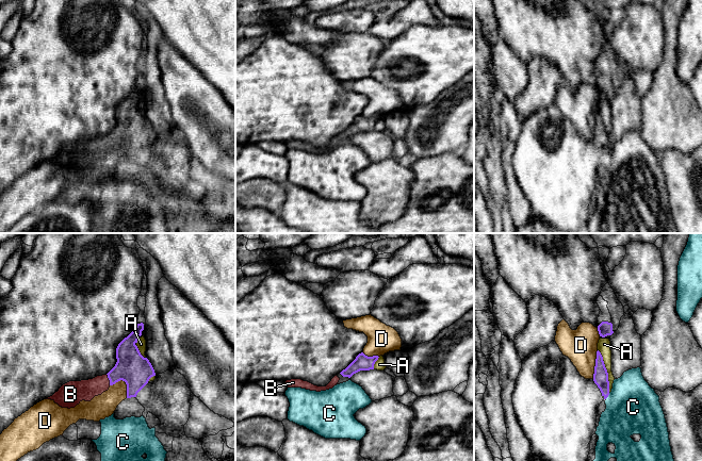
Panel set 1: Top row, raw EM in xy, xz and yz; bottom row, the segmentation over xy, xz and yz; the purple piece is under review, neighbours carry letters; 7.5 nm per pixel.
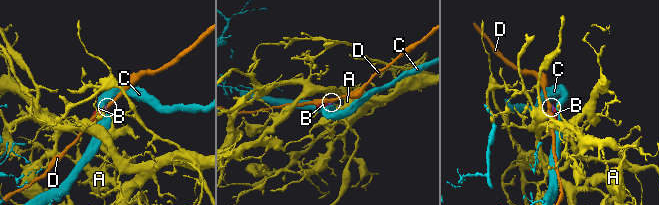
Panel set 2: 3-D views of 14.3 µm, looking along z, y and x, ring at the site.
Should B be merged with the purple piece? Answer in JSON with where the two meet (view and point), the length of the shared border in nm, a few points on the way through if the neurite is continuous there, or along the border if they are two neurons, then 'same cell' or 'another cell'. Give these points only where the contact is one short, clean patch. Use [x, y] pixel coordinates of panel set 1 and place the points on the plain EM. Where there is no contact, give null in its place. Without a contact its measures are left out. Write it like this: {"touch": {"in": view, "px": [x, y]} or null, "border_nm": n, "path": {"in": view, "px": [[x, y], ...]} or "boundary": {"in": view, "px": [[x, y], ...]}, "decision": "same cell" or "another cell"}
{"touch": {"in": "xy", "px": [109, 141]}, "border_nm": 90, "path": {"in": "xy", "px": [[131, 128], [109, 141], [85, 151]]}, "decision": "same cell"}

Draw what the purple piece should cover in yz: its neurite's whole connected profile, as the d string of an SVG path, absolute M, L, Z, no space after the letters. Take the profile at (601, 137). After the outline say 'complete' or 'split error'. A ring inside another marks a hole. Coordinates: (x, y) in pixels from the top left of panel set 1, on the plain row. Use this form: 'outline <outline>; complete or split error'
outline M599 112L597 113L593 143L600 150L604 161L606 161L609 157L608 134L603 122L603 118Z; complete

